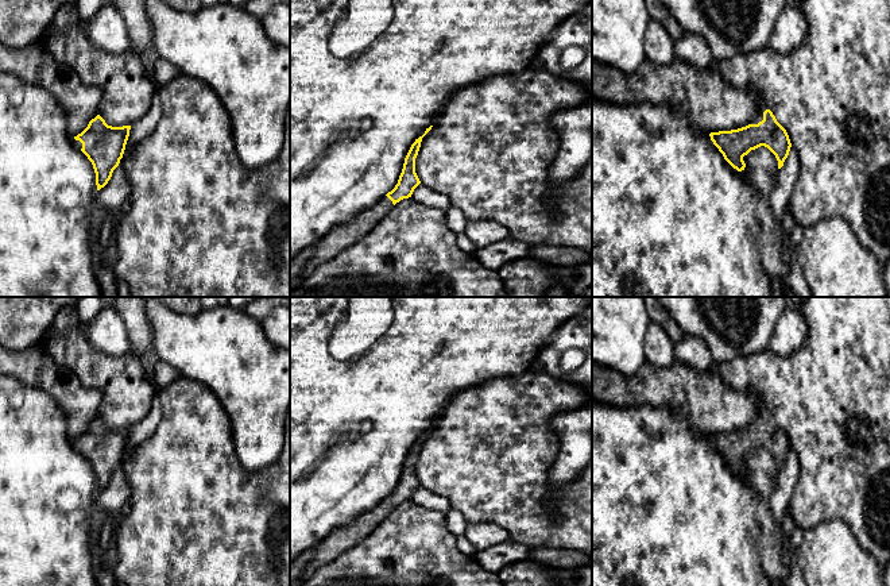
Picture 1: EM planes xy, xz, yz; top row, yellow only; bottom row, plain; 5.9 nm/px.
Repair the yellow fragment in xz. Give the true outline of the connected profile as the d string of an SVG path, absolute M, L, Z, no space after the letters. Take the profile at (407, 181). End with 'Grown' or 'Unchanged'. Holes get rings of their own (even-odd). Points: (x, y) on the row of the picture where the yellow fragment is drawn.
M433 126L426 128L425 134L415 139L411 144L395 188L376 204L360 211L347 223L336 225L325 238L314 244L313 254L303 266L301 274L297 277L294 286L301 284L320 265L330 261L349 246L363 239L394 208L396 203L411 197L414 189L421 184L415 173L415 158L418 155L422 138L432 130L432 127Z. Grown

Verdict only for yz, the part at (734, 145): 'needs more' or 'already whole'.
already whole

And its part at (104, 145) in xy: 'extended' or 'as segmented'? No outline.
extended

